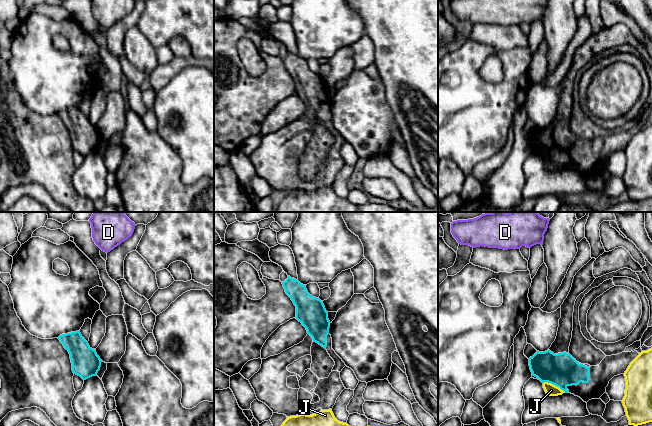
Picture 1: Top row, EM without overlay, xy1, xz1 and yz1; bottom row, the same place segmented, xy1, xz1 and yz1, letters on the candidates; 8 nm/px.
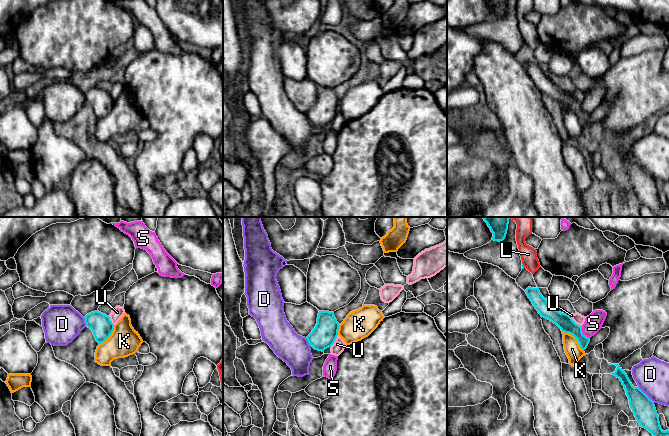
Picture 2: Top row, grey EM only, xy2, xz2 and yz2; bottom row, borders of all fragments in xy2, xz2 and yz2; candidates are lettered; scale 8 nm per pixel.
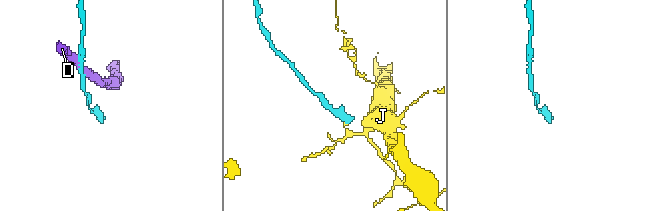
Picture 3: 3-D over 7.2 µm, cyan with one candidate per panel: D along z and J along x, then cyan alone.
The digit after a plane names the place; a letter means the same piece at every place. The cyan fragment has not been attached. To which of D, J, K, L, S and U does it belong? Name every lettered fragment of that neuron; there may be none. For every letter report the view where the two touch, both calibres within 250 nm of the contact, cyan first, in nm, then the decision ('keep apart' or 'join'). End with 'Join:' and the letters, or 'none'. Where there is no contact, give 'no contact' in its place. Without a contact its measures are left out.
D: yz2 | 180/280 nm | keep apart
J: yz1 | 260/100 nm | keep apart
K: yz2 | 120/130 nm | keep apart
L: yz2 | 20/130 nm | keep apart
S: yz2 | 120/150 nm | keep apart
U: yz2 | 120/80 nm | keep apart
Join: none

